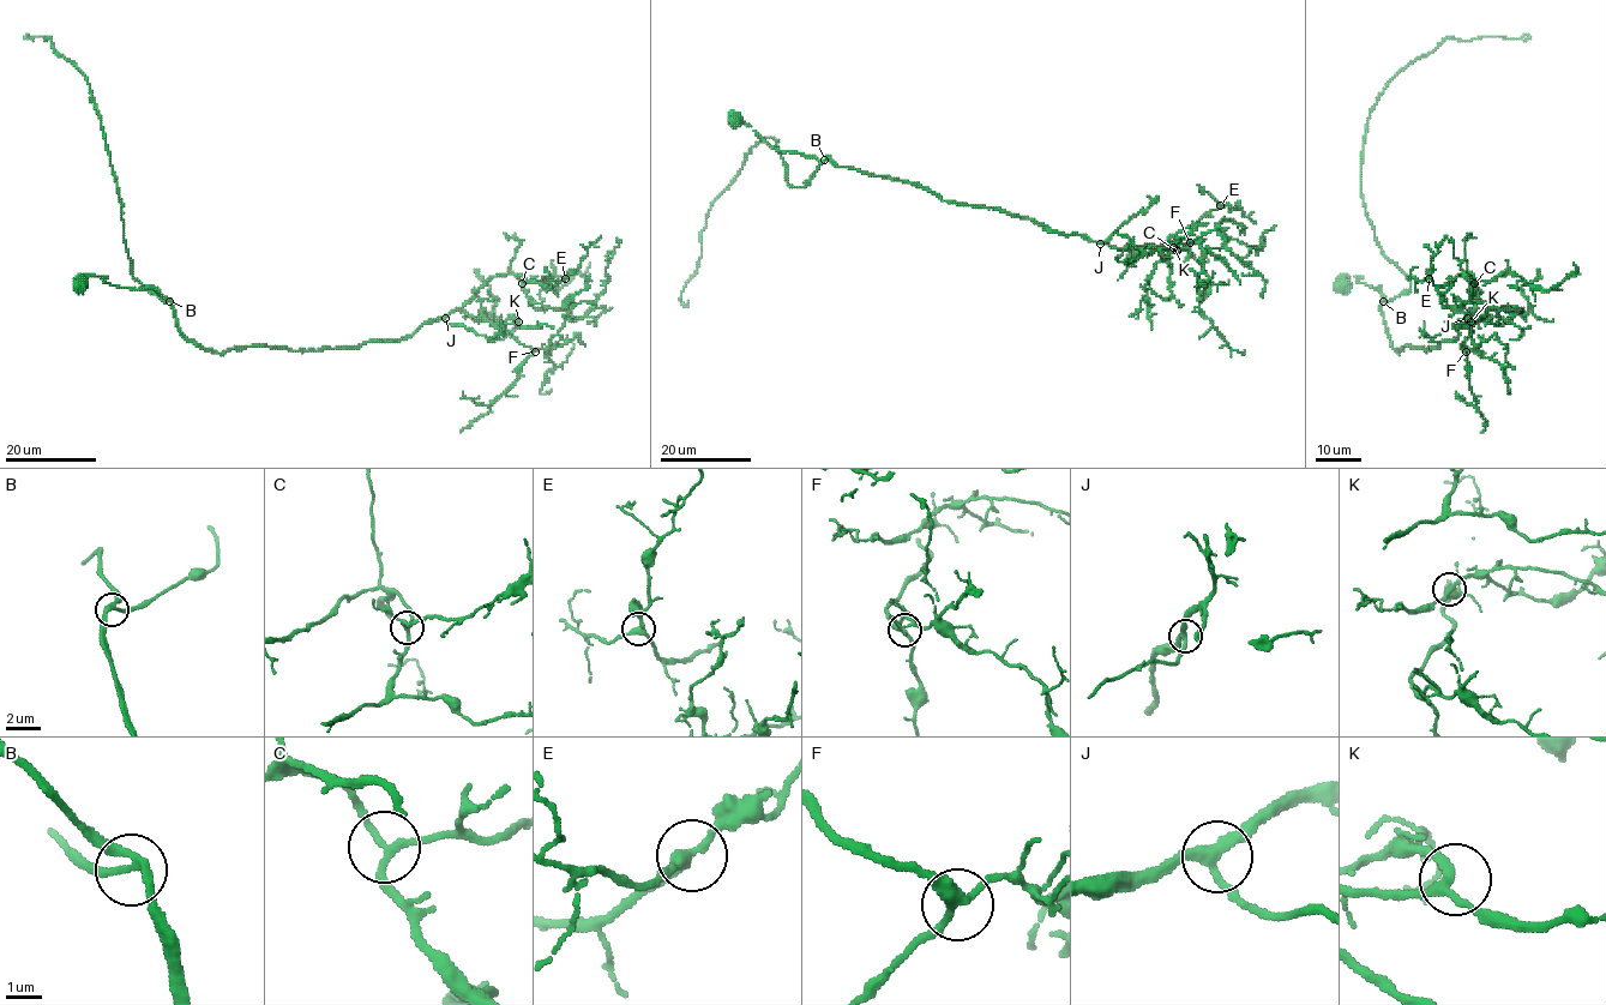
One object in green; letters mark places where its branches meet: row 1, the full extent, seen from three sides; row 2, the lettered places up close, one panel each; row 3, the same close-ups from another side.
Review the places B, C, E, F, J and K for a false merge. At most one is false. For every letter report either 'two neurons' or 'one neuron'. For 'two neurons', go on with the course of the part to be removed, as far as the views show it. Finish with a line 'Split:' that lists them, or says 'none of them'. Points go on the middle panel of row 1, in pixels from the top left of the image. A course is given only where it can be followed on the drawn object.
B: one neuron
C: one neuron
E: one neuron
F: one neuron
J: one neuron
K: one neuron
Split: none of them

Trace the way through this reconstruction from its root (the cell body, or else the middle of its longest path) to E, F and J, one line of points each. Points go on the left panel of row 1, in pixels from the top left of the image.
E: (80, 286), (96, 276), (155, 287), (185, 337), (224, 353), (401, 339), (494, 277), (565, 278)
F: (80, 286), (96, 276), (155, 287), (179, 330), (218, 353), (401, 339), (456, 311), (535, 351)
J: (80, 286), (96, 276), (155, 287), (179, 330), (218, 353), (354, 348), (445, 318)

